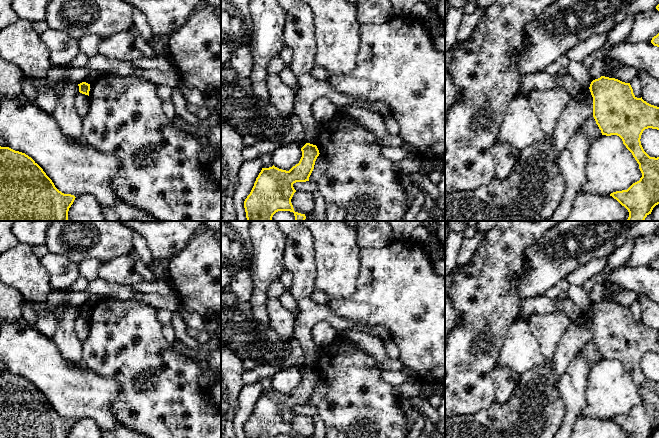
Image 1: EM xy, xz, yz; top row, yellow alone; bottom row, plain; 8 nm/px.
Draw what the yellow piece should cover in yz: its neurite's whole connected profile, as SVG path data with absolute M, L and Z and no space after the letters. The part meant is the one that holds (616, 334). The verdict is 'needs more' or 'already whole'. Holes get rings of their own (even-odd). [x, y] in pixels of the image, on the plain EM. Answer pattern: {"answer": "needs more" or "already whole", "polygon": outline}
{"answer": "already whole", "polygon": "M601 300L590 308L593 321L593 341L602 359L619 360L626 372L632 377L639 388L642 401L627 414L610 418L629 438L651 438L653 432L659 428L659 381L650 381L641 369L641 359L645 353L659 354L659 331L651 329L641 322L637 322L630 307L615 302Z"}

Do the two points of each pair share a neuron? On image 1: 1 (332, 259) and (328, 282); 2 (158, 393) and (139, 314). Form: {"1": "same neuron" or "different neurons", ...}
{"1": "same neuron", "2": "same neuron"}

